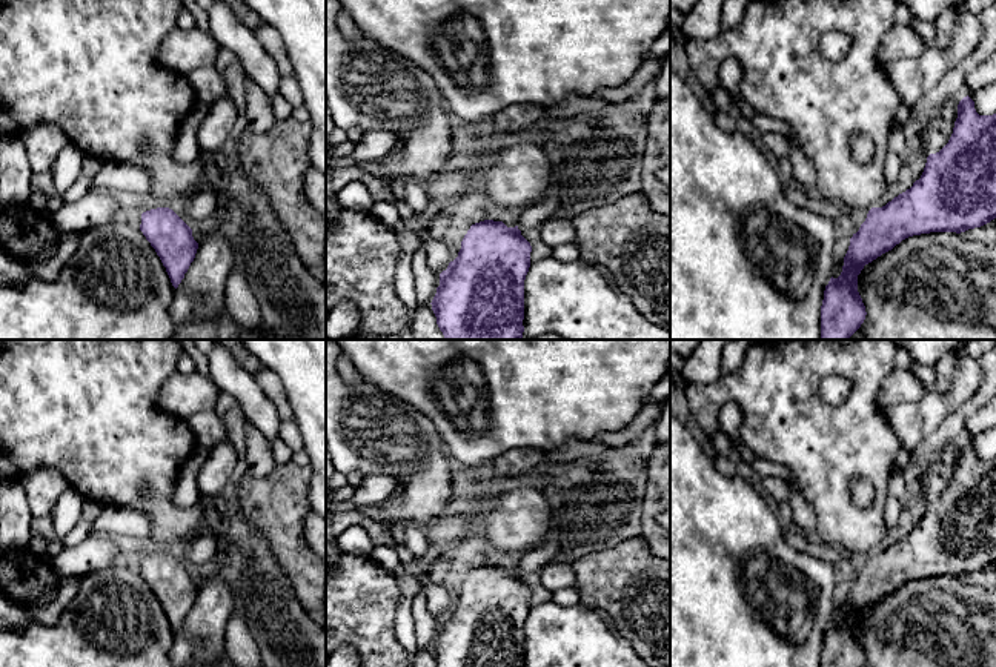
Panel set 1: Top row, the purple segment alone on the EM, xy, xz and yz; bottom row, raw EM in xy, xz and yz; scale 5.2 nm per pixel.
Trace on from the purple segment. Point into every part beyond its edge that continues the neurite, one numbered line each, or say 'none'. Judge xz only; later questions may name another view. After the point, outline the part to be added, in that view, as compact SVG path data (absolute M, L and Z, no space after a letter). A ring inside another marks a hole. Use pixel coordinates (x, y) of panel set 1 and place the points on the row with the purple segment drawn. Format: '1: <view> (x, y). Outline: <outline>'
none

